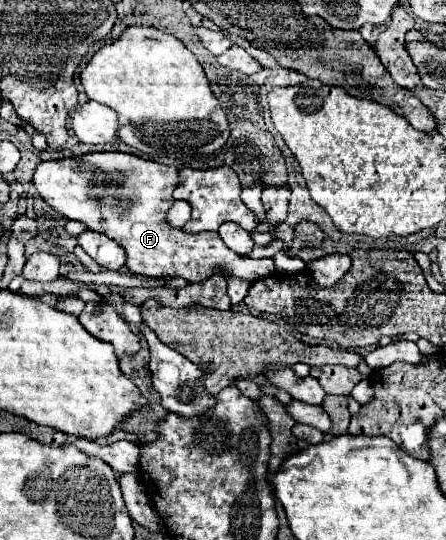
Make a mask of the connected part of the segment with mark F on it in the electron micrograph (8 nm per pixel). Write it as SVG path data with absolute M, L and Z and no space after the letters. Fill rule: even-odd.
M87 153L81 157L69 157L61 161L41 161L35 169L33 183L37 193L63 217L85 223L91 231L99 231L109 239L115 239L127 253L127 267L137 275L151 277L183 277L189 283L201 283L215 273L237 275L245 281L257 281L275 273L273 259L251 259L231 251L219 237L219 233L185 233L173 229L165 221L169 207L173 205L173 189L177 187L177 167L167 167L155 161L147 161L127 153Z

